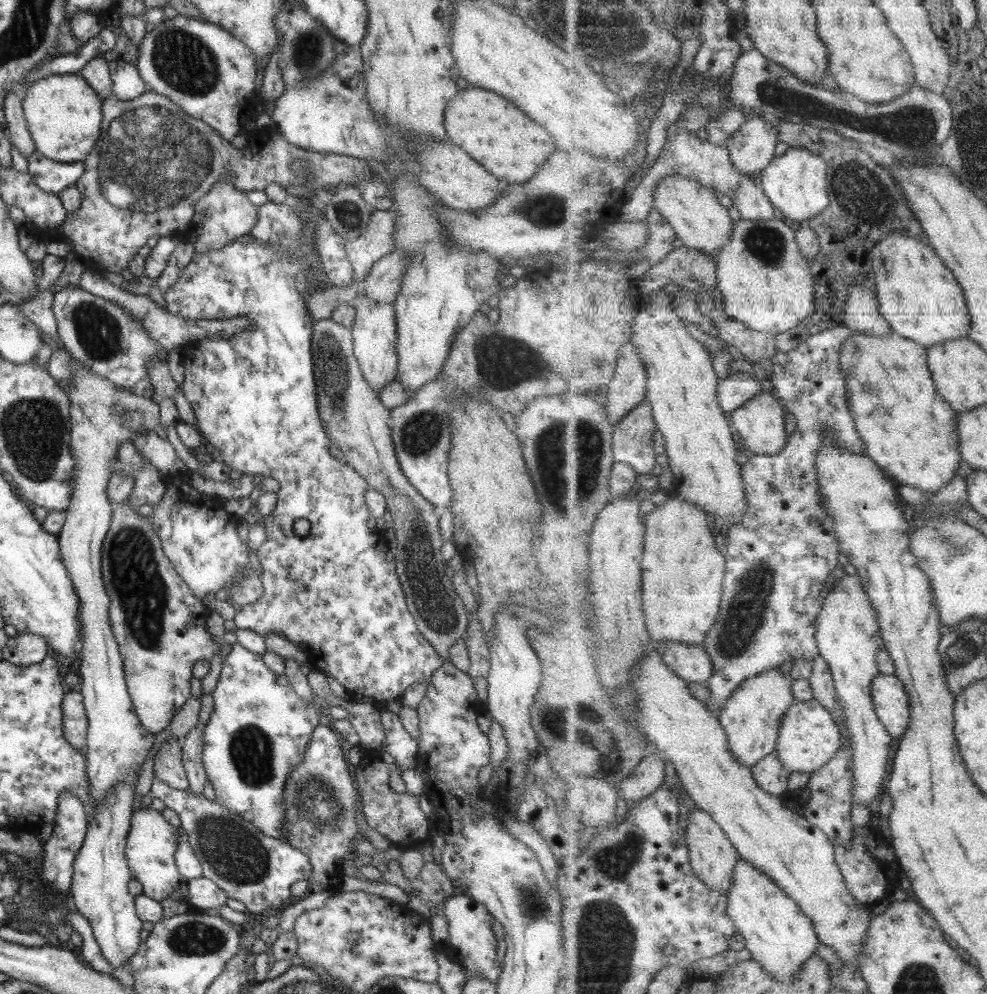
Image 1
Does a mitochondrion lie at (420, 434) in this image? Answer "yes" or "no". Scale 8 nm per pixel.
yes

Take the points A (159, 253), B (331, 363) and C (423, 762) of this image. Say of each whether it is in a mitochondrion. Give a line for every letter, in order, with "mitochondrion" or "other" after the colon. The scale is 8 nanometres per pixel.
A: other
B: mitochondrion
C: other

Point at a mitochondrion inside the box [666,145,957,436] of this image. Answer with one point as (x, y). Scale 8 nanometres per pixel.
(861, 181)

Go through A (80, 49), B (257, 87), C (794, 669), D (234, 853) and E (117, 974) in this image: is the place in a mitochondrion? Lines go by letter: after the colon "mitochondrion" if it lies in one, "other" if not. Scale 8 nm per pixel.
A: other
B: other
C: other
D: mitochondrion
E: other

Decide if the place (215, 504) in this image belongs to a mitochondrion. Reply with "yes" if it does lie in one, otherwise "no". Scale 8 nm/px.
no

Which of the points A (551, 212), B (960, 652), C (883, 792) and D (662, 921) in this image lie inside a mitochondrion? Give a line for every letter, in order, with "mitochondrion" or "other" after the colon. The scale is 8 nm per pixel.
A: mitochondrion
B: mitochondrion
C: other
D: other

